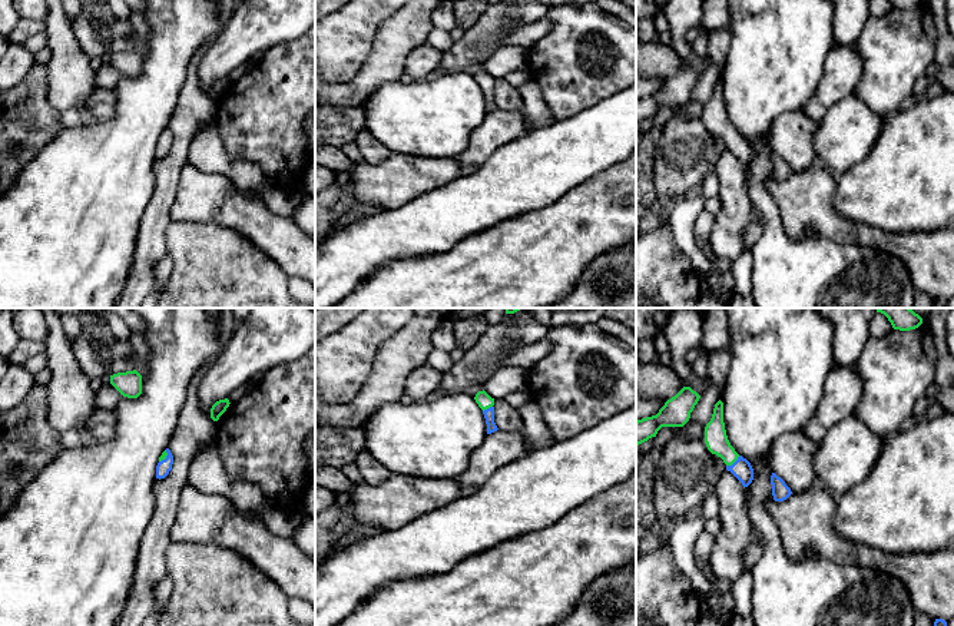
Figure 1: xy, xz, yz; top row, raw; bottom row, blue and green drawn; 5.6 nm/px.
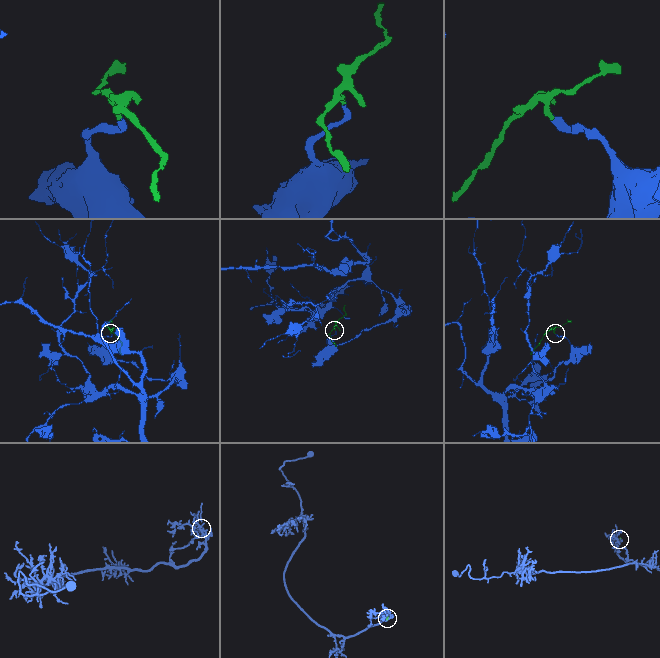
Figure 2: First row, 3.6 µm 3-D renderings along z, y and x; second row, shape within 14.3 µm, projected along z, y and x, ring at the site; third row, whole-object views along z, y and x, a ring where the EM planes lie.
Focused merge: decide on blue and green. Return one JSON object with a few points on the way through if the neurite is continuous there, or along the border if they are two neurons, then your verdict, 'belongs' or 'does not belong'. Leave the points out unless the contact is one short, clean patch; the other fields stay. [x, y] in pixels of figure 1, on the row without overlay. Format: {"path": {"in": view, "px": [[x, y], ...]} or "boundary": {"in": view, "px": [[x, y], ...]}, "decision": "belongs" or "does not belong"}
{"path": {"in": "yz", "px": [[741, 148], [734, 142], [716, 119]]}, "decision": "belongs"}

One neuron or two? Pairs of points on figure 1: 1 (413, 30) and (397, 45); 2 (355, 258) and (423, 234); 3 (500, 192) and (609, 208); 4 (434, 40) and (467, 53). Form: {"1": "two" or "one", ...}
{"1": "one", "2": "one", "3": "one", "4": "two"}

